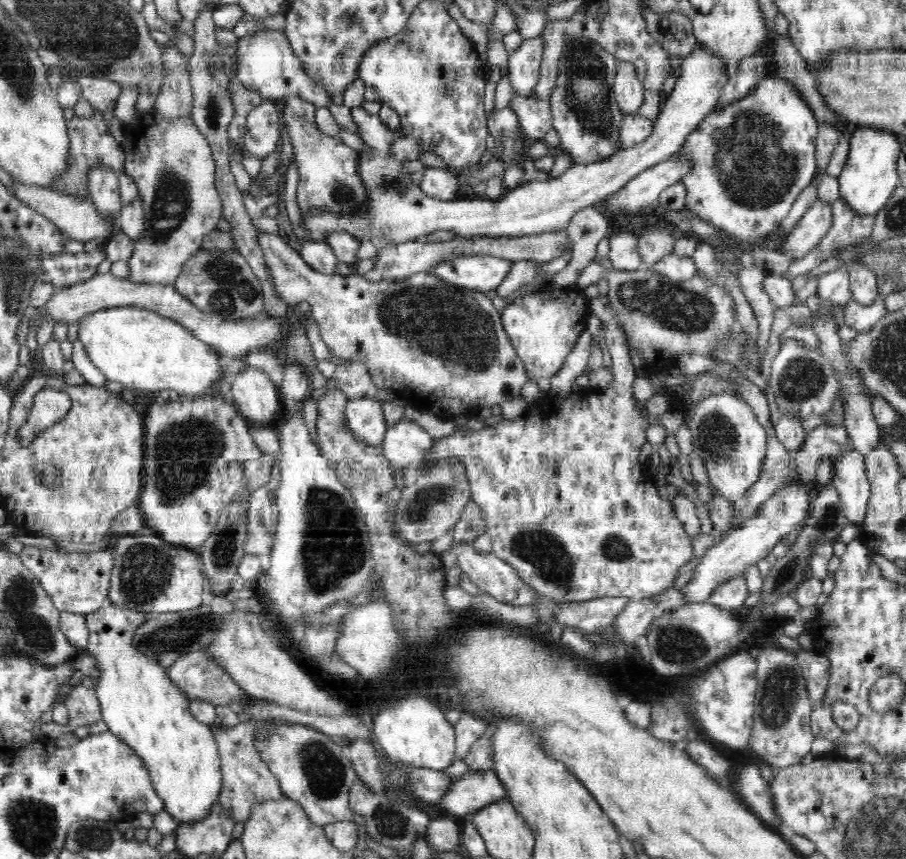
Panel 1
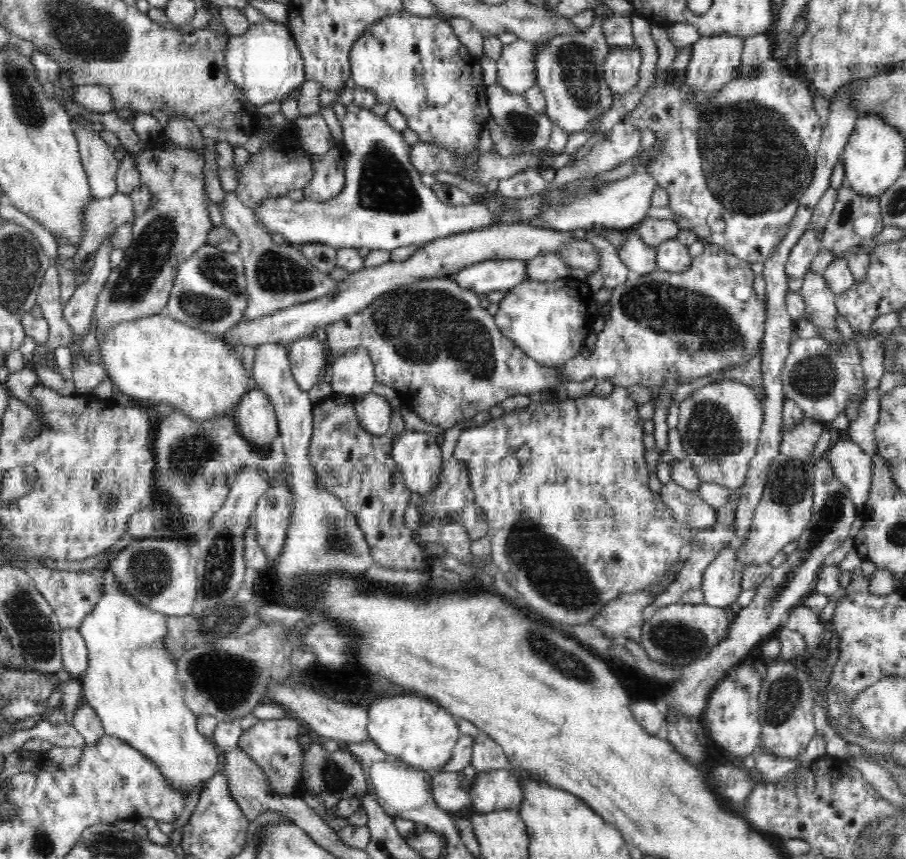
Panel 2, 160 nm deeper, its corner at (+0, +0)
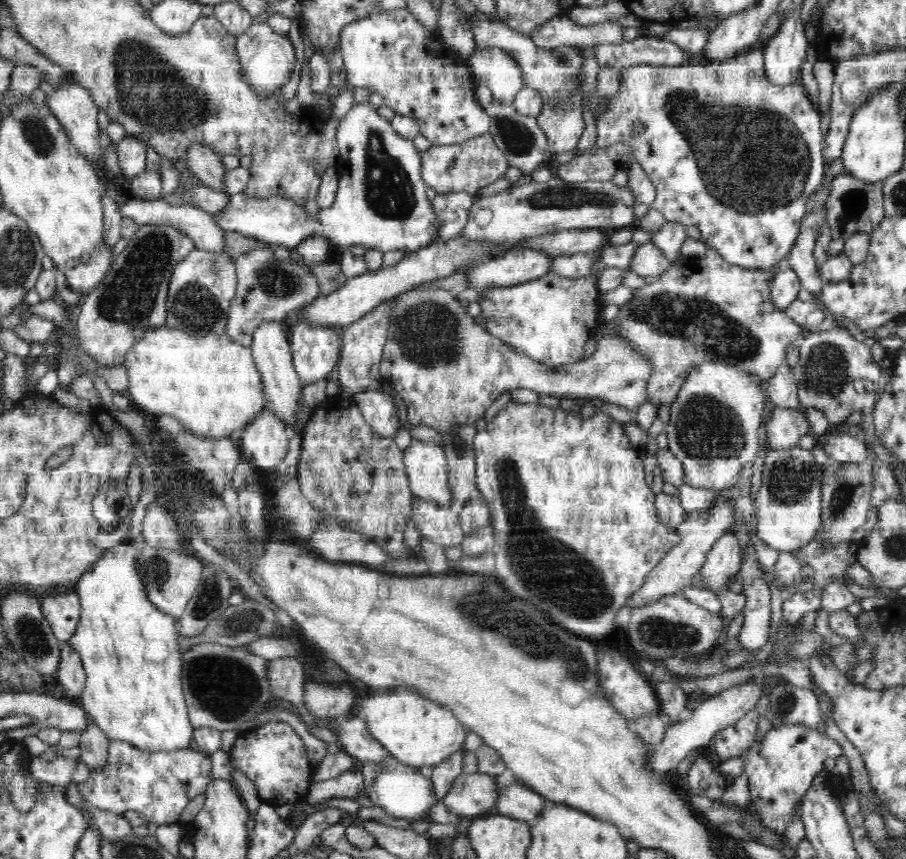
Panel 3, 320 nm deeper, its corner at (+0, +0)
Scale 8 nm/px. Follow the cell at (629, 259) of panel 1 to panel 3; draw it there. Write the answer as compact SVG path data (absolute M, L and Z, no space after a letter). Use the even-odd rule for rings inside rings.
M652 240L638 246L630 264L630 269L643 277L660 276L671 266L670 260L666 258L666 255L660 251Z

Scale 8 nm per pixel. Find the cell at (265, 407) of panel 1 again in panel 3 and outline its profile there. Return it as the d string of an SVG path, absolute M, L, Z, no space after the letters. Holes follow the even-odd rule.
M264 408L246 424L240 445L242 460L257 470L283 466L288 452L288 428L270 408Z

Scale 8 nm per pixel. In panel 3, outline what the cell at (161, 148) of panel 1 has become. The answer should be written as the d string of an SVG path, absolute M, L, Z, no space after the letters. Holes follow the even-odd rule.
M142 225L140 230L129 239L124 251L113 257L106 278L92 292L82 297L81 312L74 334L78 342L76 347L89 354L89 358L95 360L97 364L123 366L126 354L138 342L138 338L142 338L146 331L161 328L165 324L167 319L165 304L173 270L195 249L193 240L174 227Z

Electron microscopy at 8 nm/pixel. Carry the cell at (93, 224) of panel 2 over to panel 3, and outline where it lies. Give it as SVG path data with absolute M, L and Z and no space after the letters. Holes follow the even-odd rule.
M126 195L120 204L120 213L123 217L130 217L139 225L152 224L154 226L170 226L189 236L196 249L207 250L208 252L225 252L224 231L214 222L208 212L194 206L170 206L163 201L163 198L153 200L136 199Z

